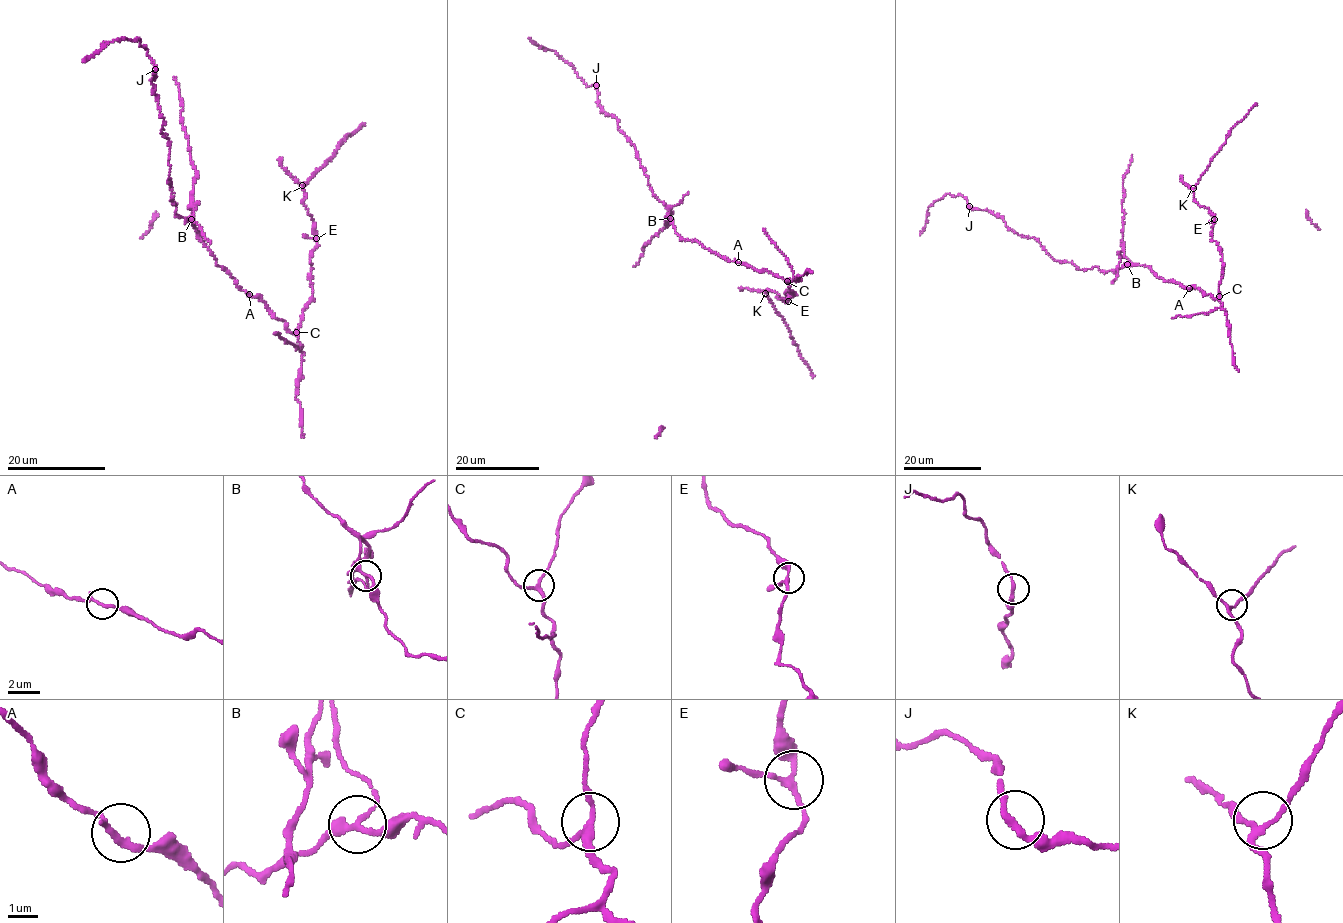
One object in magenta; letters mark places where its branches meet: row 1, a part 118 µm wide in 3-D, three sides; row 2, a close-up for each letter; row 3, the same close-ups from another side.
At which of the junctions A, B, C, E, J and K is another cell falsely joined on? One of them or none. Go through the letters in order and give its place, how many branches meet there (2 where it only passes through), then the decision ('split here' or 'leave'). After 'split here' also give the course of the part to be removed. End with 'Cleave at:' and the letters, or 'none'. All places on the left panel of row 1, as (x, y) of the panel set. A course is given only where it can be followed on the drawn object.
A: place (249, 294); branches 2; leave
B: place (191, 219); branches 3; split here; course (191, 220), (196, 168), (181, 117), (182, 102), (178, 83), (174, 78)
C: place (296, 332); branches 3; leave
E: place (316, 238); branches 3; leave
J: place (155, 69); branches 2; leave
K: place (302, 185); branches 3; leave
Cleave at: B

